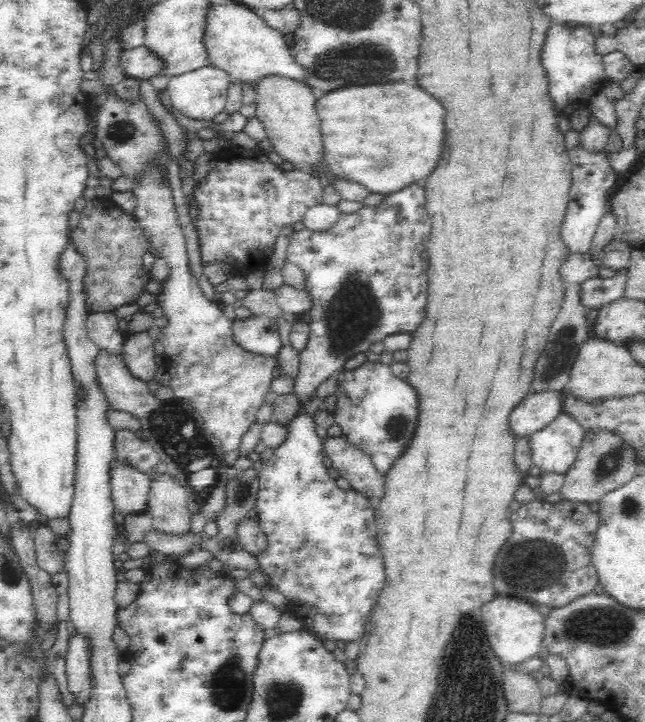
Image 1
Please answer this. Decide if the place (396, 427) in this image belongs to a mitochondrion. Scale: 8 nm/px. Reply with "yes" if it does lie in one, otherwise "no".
yes

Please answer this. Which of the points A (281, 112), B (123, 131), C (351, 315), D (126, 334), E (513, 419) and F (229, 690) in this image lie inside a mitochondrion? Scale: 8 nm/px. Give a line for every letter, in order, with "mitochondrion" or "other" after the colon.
A: other
B: mitochondrion
C: mitochondrion
D: other
E: other
F: mitochondrion

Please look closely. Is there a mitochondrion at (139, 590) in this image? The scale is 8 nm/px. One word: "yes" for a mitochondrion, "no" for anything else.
no

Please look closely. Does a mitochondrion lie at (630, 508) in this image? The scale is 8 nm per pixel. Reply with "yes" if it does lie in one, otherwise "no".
yes

